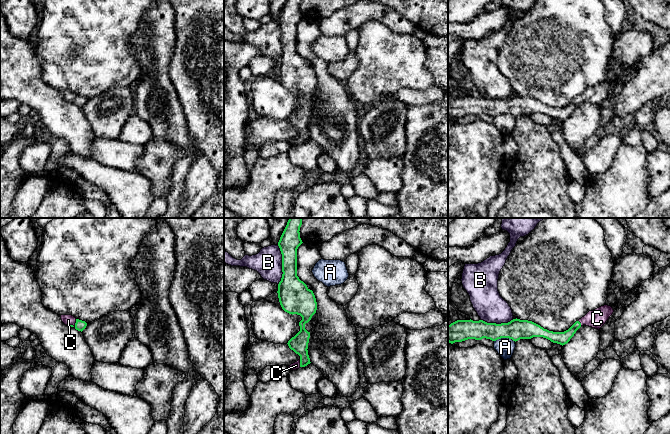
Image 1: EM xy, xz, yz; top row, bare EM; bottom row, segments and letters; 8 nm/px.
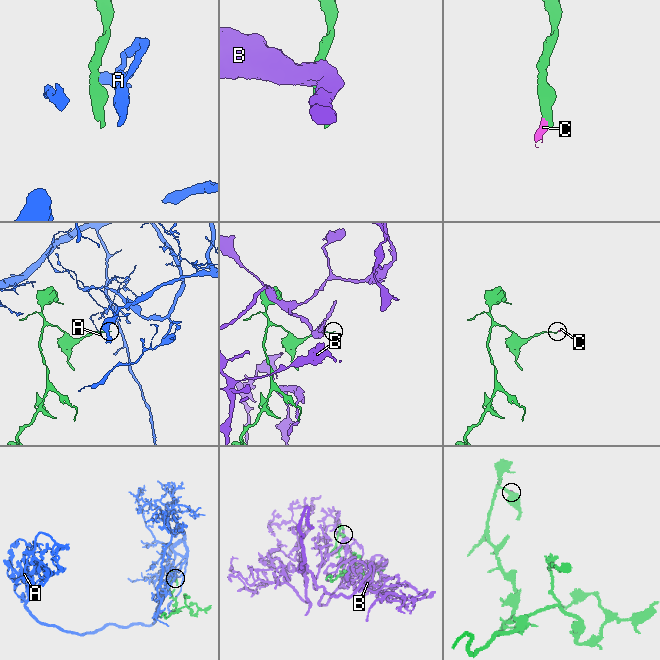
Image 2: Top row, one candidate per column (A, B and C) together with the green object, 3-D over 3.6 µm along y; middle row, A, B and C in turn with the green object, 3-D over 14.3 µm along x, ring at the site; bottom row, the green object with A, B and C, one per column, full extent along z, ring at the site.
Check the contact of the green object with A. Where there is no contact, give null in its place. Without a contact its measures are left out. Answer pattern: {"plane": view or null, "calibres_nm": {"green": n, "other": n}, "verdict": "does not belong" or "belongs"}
{"plane": "yz", "calibres_nm": {"green": 170, "other": 150}, "verdict": "does not belong"}

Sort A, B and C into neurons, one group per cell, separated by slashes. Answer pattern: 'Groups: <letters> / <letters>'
Groups: A / B / C

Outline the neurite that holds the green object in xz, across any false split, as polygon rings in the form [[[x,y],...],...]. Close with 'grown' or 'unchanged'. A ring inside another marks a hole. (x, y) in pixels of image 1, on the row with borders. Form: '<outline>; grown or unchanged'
[[[289,218],[280,237],[278,246],[282,254],[282,278],[278,284],[278,298],[282,309],[289,314],[302,317],[299,322],[300,331],[288,341],[288,346],[300,359],[288,366],[296,370],[310,364],[308,343],[310,332],[305,329],[312,316],[316,313],[315,295],[297,276],[297,249],[303,243],[300,238],[302,218]]]; grown

